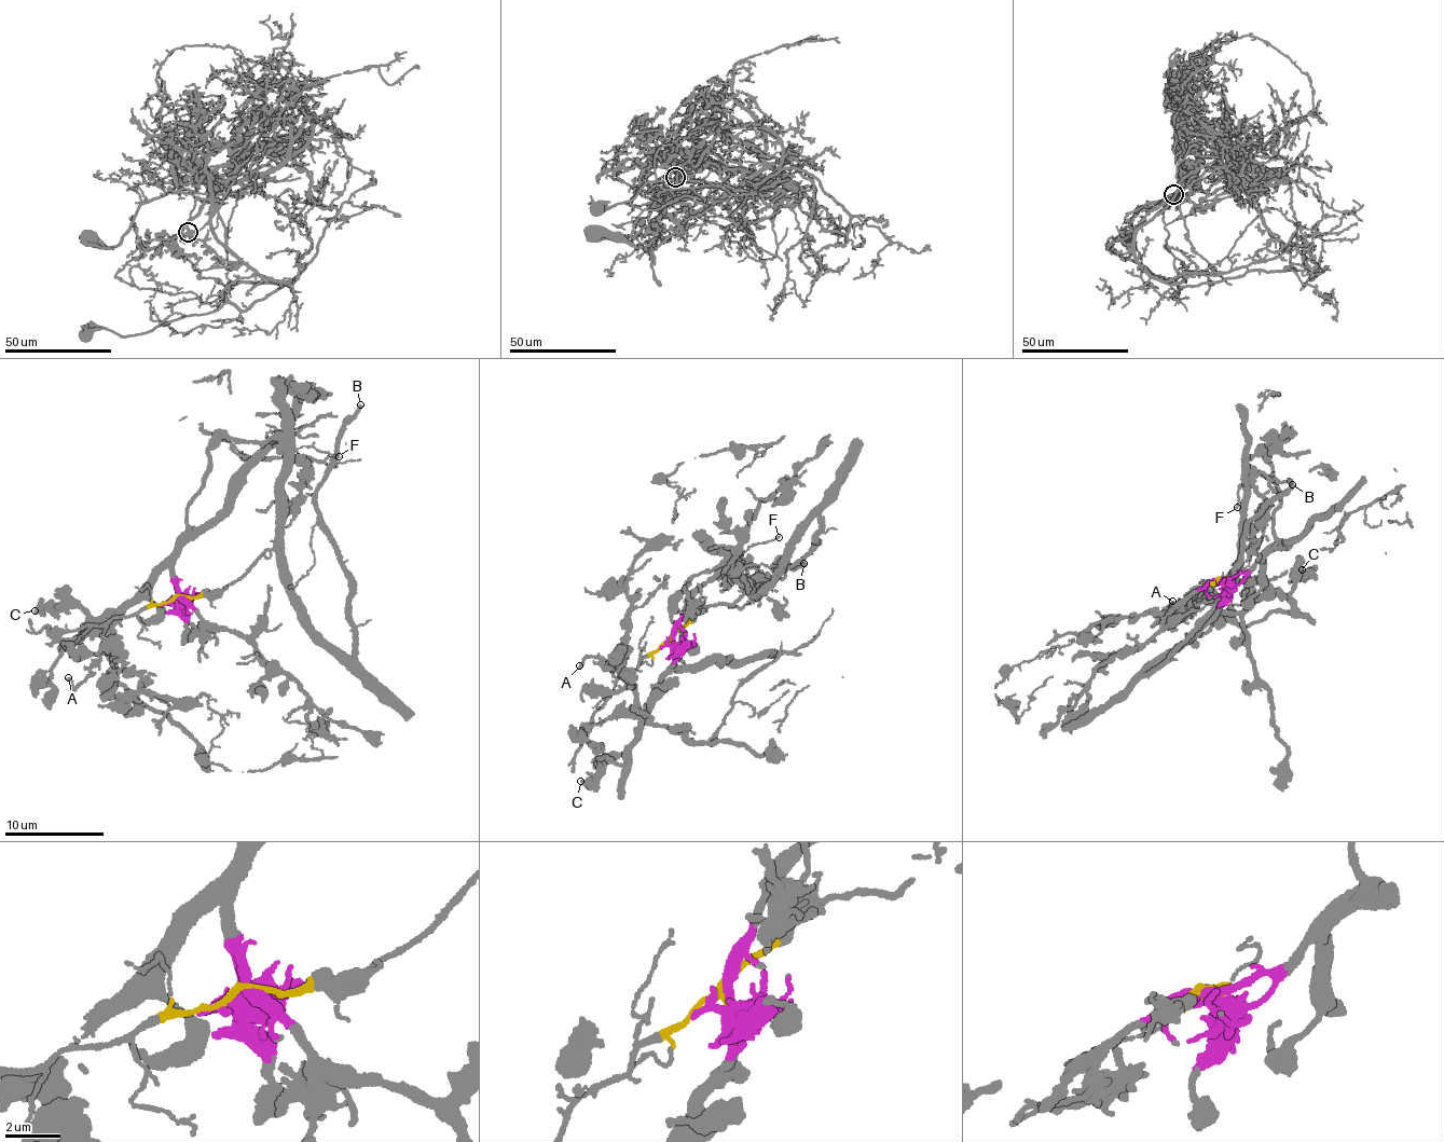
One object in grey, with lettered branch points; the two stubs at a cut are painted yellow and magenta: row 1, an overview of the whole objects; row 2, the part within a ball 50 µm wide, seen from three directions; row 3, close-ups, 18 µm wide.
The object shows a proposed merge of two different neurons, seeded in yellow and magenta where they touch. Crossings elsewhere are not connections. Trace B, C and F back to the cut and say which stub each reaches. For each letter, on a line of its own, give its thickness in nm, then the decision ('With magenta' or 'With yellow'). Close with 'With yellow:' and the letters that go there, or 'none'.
B: Thickness 280 nm. With yellow
C: Thickness 480 nm. With magenta
F: Thickness 110 nm. With yellow
With yellow: B, F

